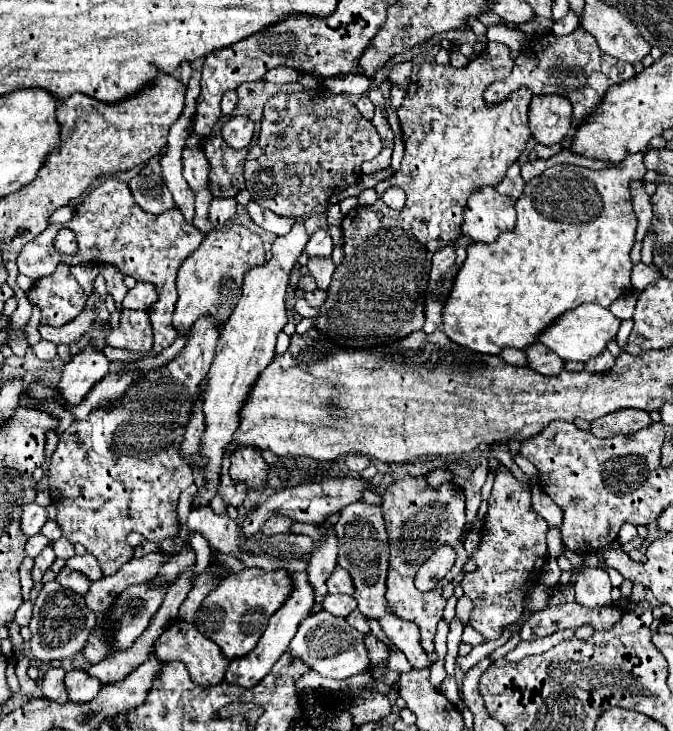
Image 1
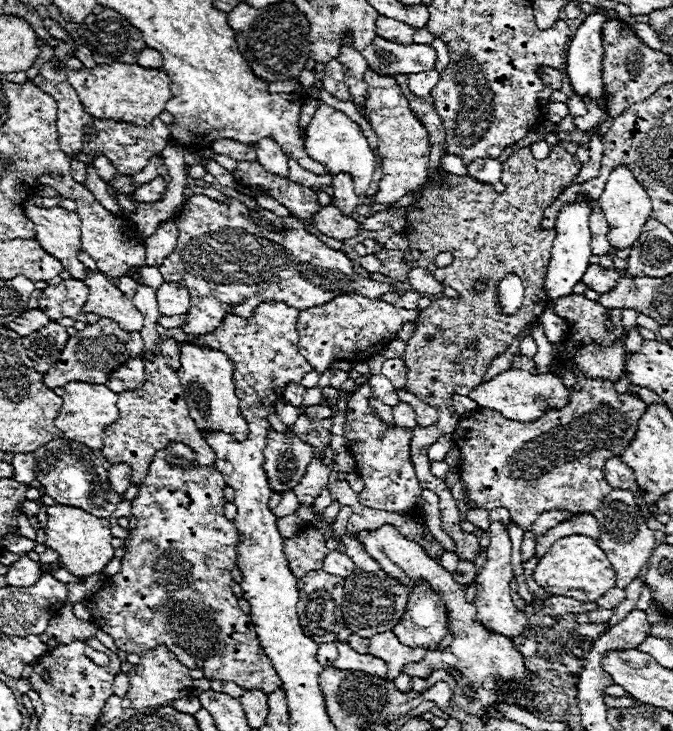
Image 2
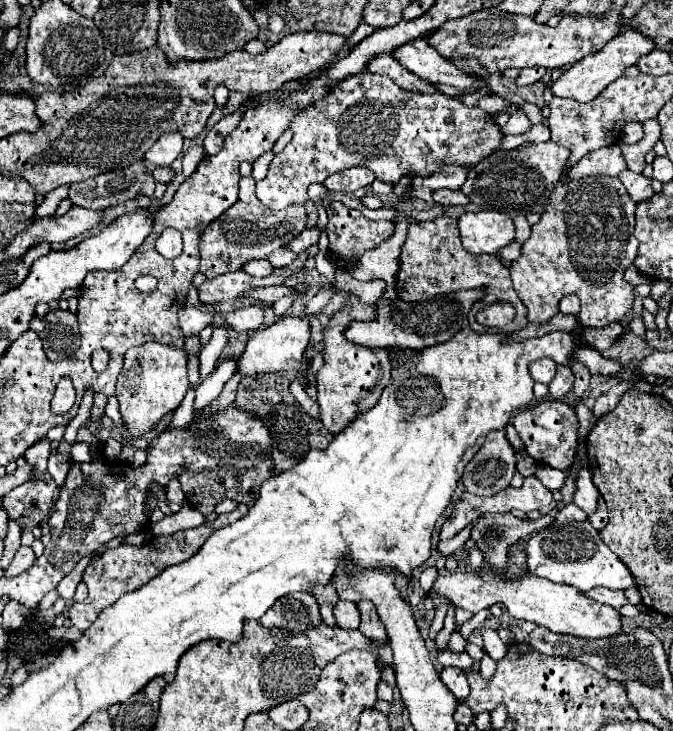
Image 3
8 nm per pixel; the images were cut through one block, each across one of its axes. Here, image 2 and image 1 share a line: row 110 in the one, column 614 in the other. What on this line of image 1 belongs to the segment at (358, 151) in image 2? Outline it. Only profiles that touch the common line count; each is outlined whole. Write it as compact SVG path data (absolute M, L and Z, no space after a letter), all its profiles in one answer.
M580 304L580 308L564 312L544 334L540 334L540 342L556 352L562 360L588 362L590 358L602 354L606 350L606 344L616 338L620 322L622 320L616 318L608 308L602 308L598 304Z

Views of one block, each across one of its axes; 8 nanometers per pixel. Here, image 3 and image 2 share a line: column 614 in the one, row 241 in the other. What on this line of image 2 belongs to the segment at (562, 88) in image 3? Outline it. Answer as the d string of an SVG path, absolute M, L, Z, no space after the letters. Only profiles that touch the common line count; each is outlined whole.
M30 198L24 202L24 216L34 224L34 238L42 242L48 254L54 254L72 274L72 278L84 278L84 264L76 258L80 250L80 218L76 212L68 212L62 206L36 206Z

